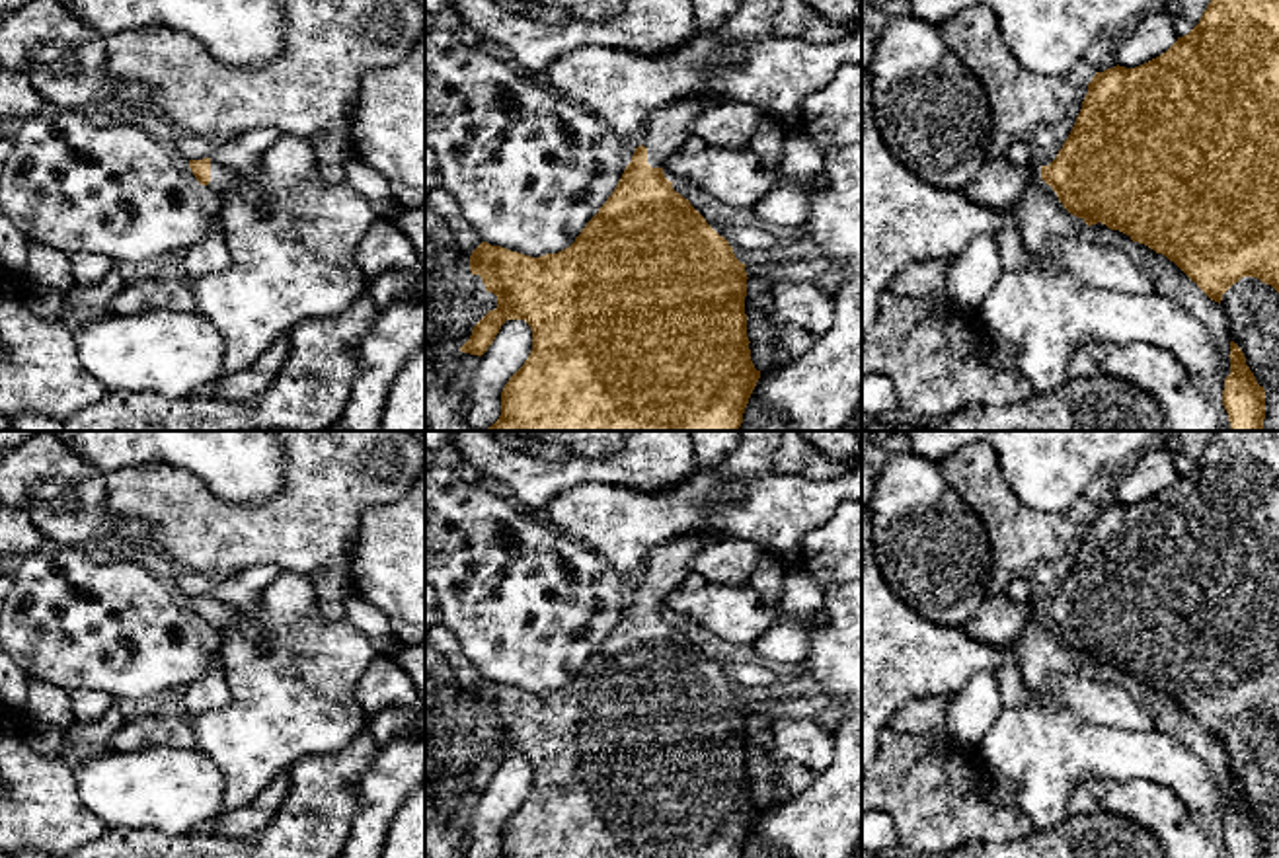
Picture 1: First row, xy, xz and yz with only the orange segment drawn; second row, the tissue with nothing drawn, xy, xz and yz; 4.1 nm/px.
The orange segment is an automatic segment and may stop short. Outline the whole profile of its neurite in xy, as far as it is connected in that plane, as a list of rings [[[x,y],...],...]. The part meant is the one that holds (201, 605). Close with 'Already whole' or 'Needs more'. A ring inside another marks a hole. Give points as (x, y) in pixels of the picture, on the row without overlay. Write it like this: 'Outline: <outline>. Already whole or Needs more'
Outline: [[[214,595],[189,597],[189,604],[201,622],[209,622],[226,634],[236,624],[236,608]]]. Needs more

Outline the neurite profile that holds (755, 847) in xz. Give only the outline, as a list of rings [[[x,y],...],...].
[[[760,815],[749,835],[749,840],[745,844],[745,850],[743,850],[743,858],[788,858],[786,854],[770,848],[756,833],[756,827],[758,827],[758,821],[760,821]]]

